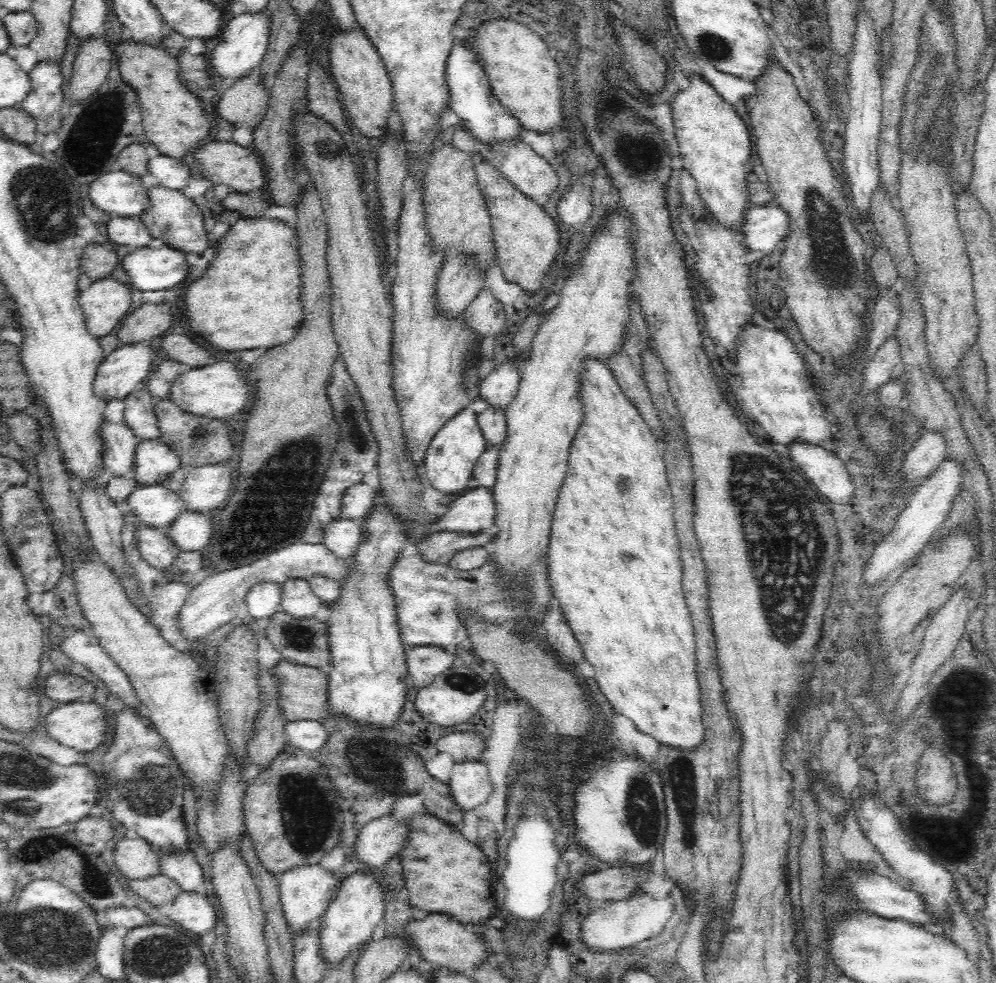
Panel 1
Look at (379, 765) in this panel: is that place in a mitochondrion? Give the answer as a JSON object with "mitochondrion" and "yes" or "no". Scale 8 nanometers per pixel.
{"mitochondrion":"yes"}

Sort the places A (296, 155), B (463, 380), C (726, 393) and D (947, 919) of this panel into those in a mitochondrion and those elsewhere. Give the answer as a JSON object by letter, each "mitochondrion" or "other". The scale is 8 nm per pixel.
{"A":"other","B":"mitochondrion","C":"other","D":"other"}

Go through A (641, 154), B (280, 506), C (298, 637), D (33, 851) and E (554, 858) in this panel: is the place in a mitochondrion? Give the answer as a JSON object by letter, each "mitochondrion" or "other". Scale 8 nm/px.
{"A":"mitochondrion","B":"mitochondrion","C":"mitochondrion","D":"mitochondrion","E":"other"}

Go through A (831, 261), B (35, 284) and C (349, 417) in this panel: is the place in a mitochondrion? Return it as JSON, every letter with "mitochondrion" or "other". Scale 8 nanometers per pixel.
{"A":"mitochondrion","B":"other","C":"mitochondrion"}

